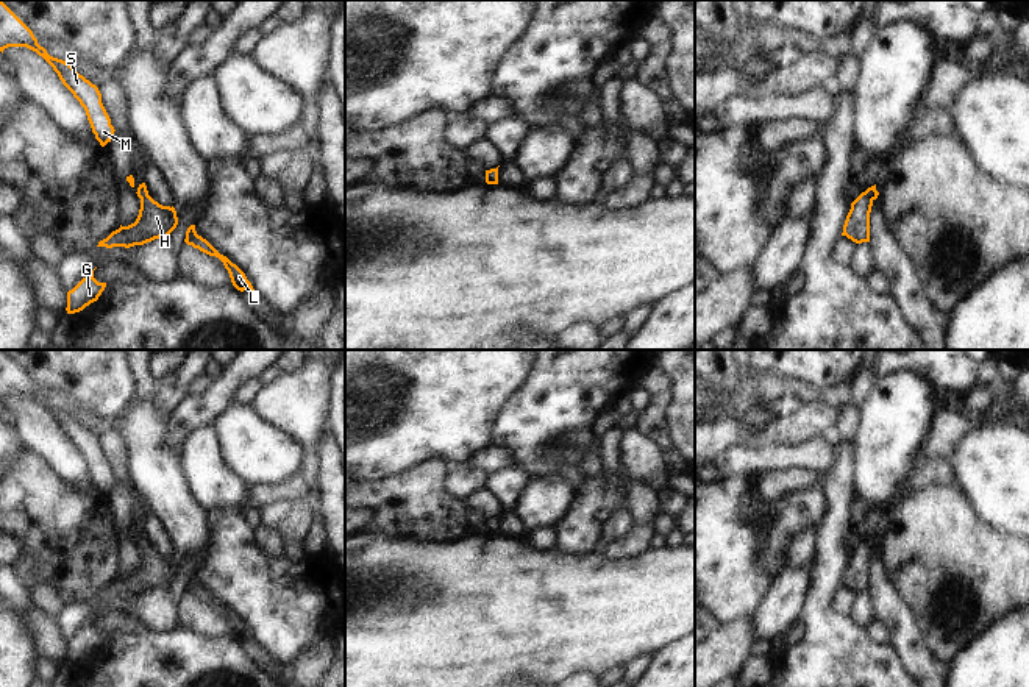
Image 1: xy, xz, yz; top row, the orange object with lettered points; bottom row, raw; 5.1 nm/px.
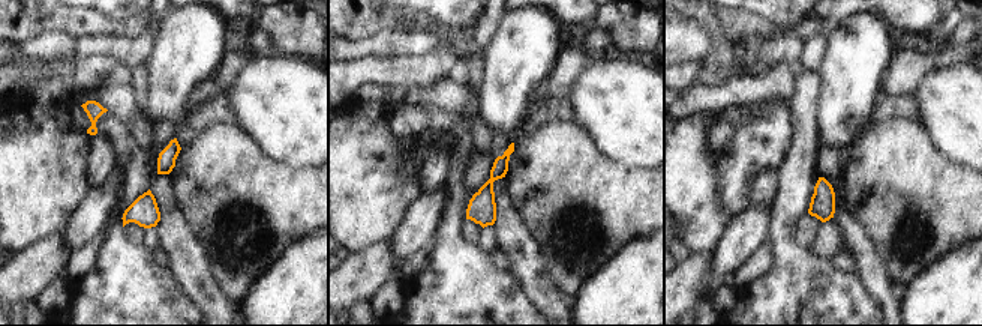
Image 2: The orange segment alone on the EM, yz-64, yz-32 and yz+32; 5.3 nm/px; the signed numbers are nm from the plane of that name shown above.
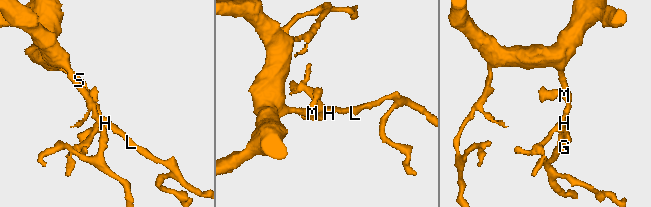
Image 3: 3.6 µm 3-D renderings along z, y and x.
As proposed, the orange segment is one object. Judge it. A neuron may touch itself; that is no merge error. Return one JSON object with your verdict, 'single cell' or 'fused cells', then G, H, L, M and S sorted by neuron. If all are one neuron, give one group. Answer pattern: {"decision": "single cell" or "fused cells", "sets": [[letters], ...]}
{"decision": "single cell", "sets": [["G", "H", "L", "M", "S"]]}

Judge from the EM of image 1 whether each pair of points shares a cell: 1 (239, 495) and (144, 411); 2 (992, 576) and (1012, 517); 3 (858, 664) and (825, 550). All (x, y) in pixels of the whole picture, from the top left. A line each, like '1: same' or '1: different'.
1: different
2: different
3: same

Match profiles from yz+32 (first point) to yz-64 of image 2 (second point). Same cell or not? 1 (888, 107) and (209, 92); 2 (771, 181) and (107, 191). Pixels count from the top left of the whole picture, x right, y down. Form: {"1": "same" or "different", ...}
{"1": "different", "2": "different"}

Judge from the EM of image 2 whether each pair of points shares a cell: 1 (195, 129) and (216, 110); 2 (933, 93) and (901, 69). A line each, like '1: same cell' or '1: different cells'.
1: same cell
2: different cells

